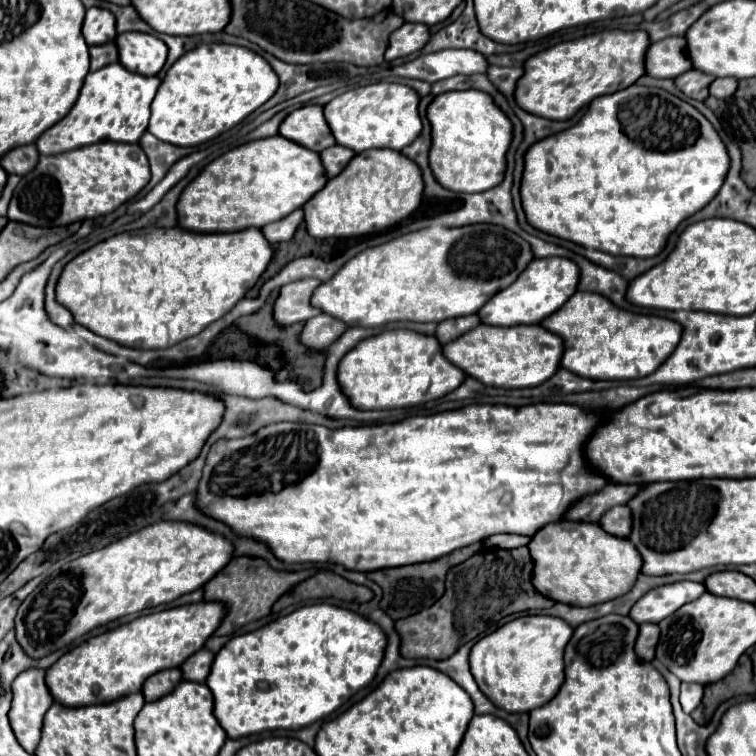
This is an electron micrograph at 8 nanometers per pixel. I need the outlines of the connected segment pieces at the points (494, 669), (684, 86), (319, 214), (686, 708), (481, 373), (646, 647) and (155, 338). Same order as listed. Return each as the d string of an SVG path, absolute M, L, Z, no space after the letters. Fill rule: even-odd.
M521 616L481 638L469 656L471 674L481 692L507 712L531 712L547 704L563 684L563 650L573 628L553 616Z
M689 70L687 74L681 74L679 78L675 78L677 88L695 100L707 100L709 96L709 84L715 80L715 76L699 72L699 70Z
M375 148L367 152L359 152L349 166L337 176L327 182L323 190L319 190L303 208L305 208L305 224L307 232L313 238L351 238L351 236L365 236L365 234L375 234L385 228L391 228L405 220L419 204L423 198L423 176L419 166L409 160L403 152L391 150L391 148Z
M681 684L681 706L683 706L683 712L691 714L699 704L701 704L701 698L703 698L703 686L701 684Z
M481 324L457 340L445 344L445 356L459 366L467 376L495 388L531 388L549 380L561 366L563 356L561 336L545 330L539 324L497 328Z
M641 624L639 626L639 638L635 644L635 652L639 660L651 662L655 658L655 646L659 640L659 626L657 624Z
M179 226L177 228L143 228L143 230L117 234L105 242L99 242L97 246L89 248L87 252L79 254L77 258L73 258L63 268L63 274L57 282L57 300L63 302L65 306L69 306L69 310L73 312L77 322L89 326L99 336L105 336L105 338L115 340L115 342L129 346L129 348L147 348L147 350L149 348L169 348L169 346L175 346L179 342L179 330L203 330L211 322L225 316L245 296L245 292L255 286L255 282L265 272L271 258L273 258L273 248L259 228L247 228L241 232L219 232L219 234L199 234L199 232L181 230Z

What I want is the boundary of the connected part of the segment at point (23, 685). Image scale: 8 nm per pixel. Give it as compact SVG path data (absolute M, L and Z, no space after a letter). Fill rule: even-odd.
M29 668L13 682L13 704L9 710L9 724L17 742L33 754L43 728L43 716L51 708L53 698L45 686L45 670Z

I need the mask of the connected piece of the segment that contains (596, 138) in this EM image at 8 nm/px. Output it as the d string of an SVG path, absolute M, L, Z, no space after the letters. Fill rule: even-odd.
M633 84L633 86L629 86L621 92L595 98L579 124L575 124L573 128L563 130L559 134L543 138L527 150L523 182L521 182L521 200L523 200L523 210L527 214L529 224L535 226L537 230L543 230L543 232L559 236L563 240L571 240L571 242L581 244L585 248L595 248L595 250L601 250L601 252L607 252L607 254L613 254L613 256L649 258L649 256L657 256L665 248L667 238L677 230L677 226L685 218L699 212L703 206L707 206L717 196L717 192L721 190L721 186L725 182L727 172L729 172L727 146L723 144L723 140L717 134L717 130L713 128L713 124L697 108L693 108L689 102L681 100L679 96L675 96L667 90Z

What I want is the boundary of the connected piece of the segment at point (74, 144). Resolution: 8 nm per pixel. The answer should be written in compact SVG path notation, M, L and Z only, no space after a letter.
M119 62L109 64L97 72L89 72L81 94L69 114L51 126L37 140L41 154L61 154L101 140L135 144L149 126L149 106L157 94L161 80L157 76L141 76L125 70Z

